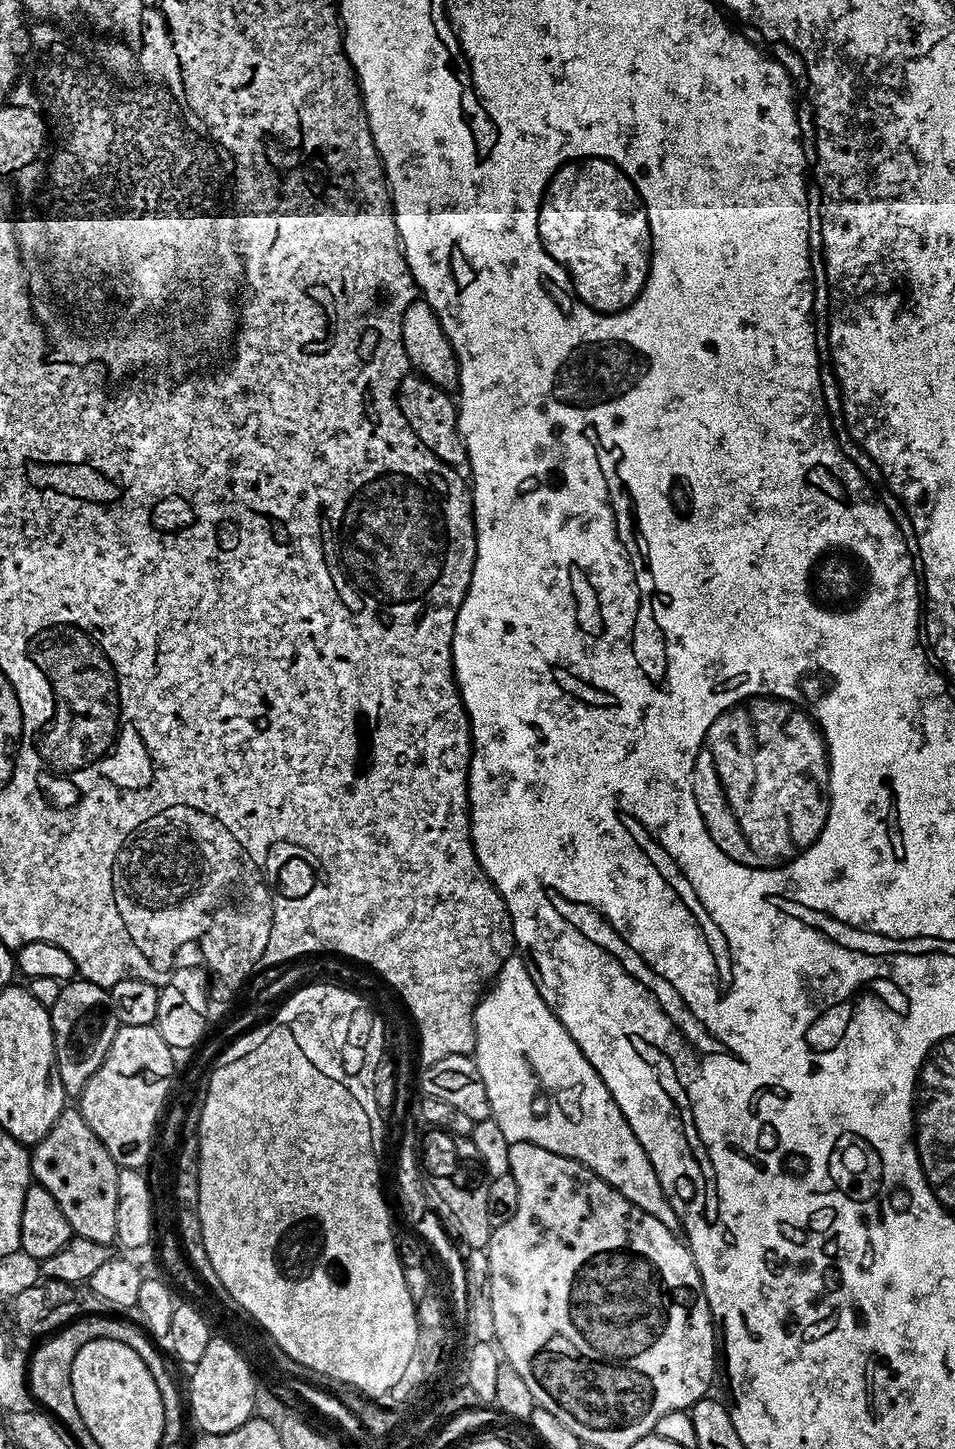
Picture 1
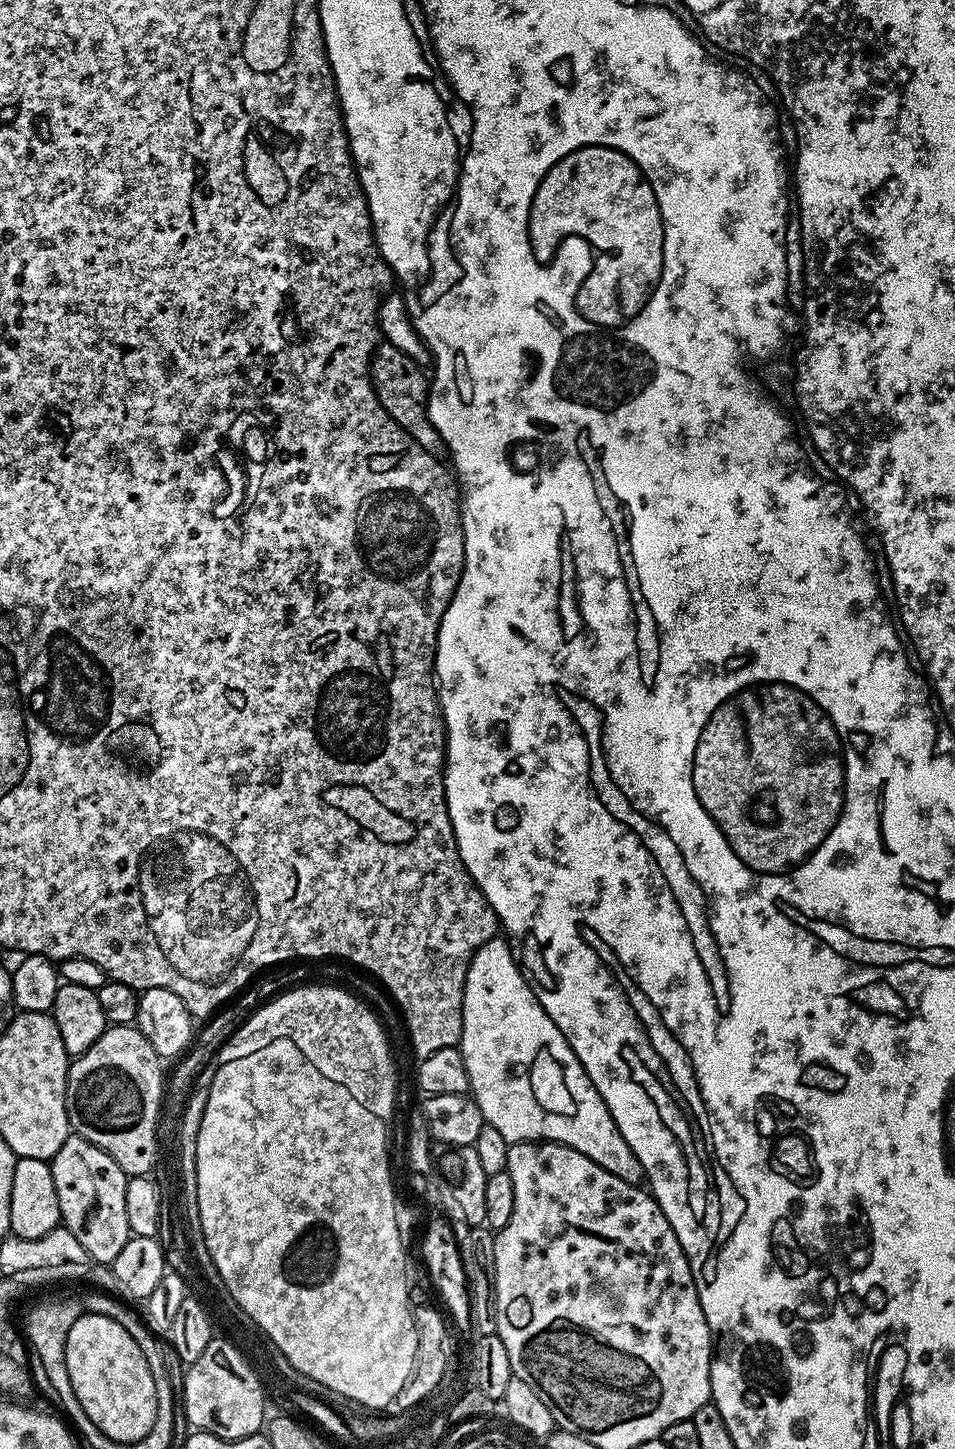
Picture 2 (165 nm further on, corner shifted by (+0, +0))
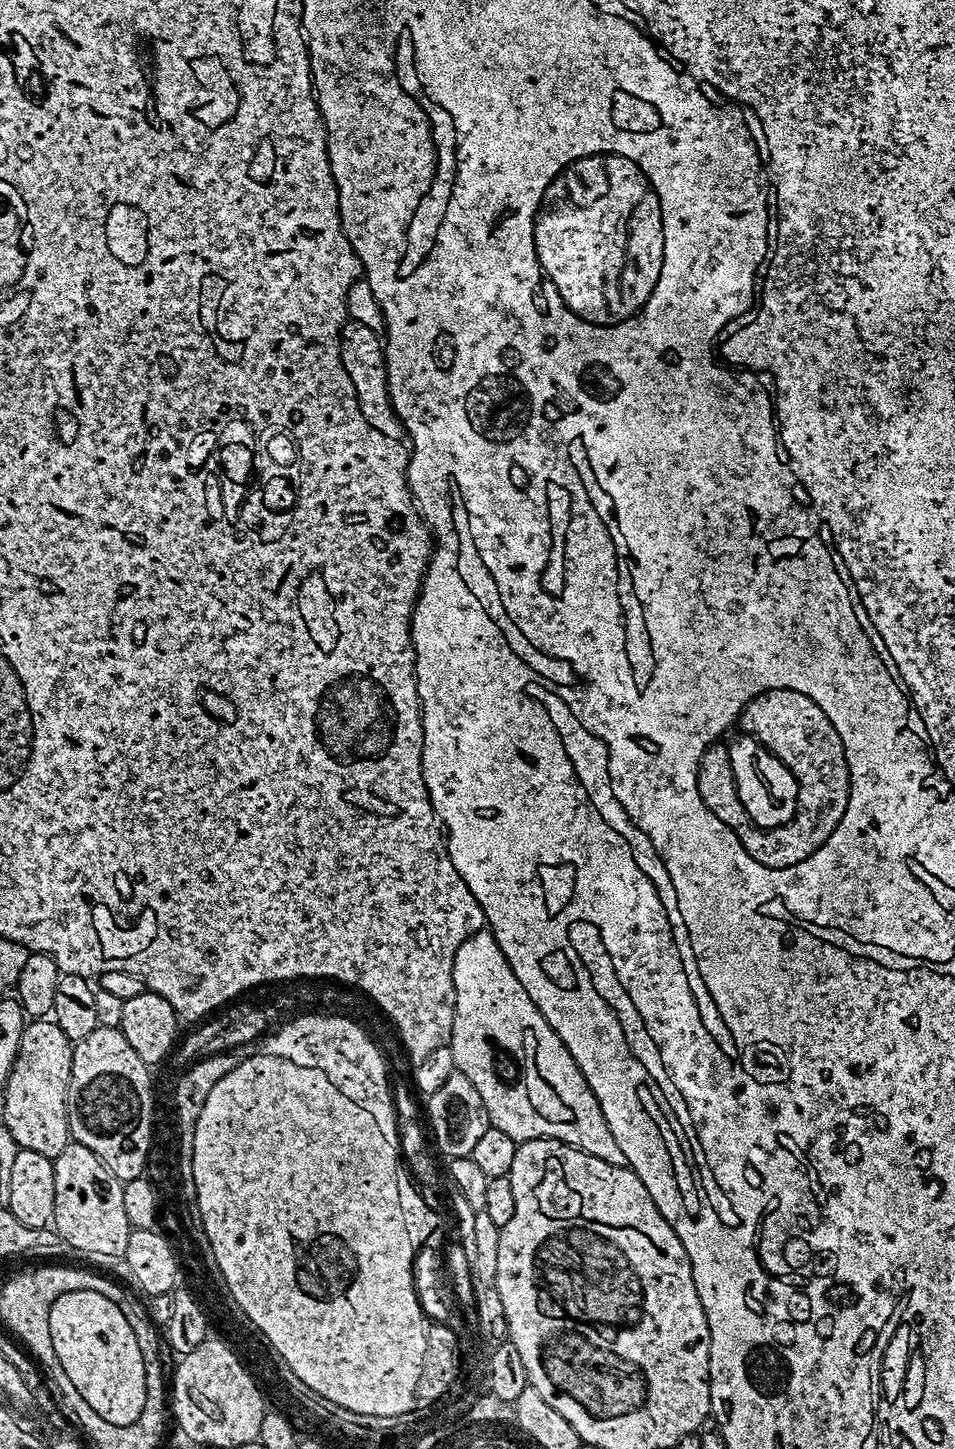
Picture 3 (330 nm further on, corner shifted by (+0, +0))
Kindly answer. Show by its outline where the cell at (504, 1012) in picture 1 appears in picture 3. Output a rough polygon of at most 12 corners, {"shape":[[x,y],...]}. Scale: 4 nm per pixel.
{"shape":[[491,930],[454,954],[456,1071],[491,1127],[626,1154]]}

